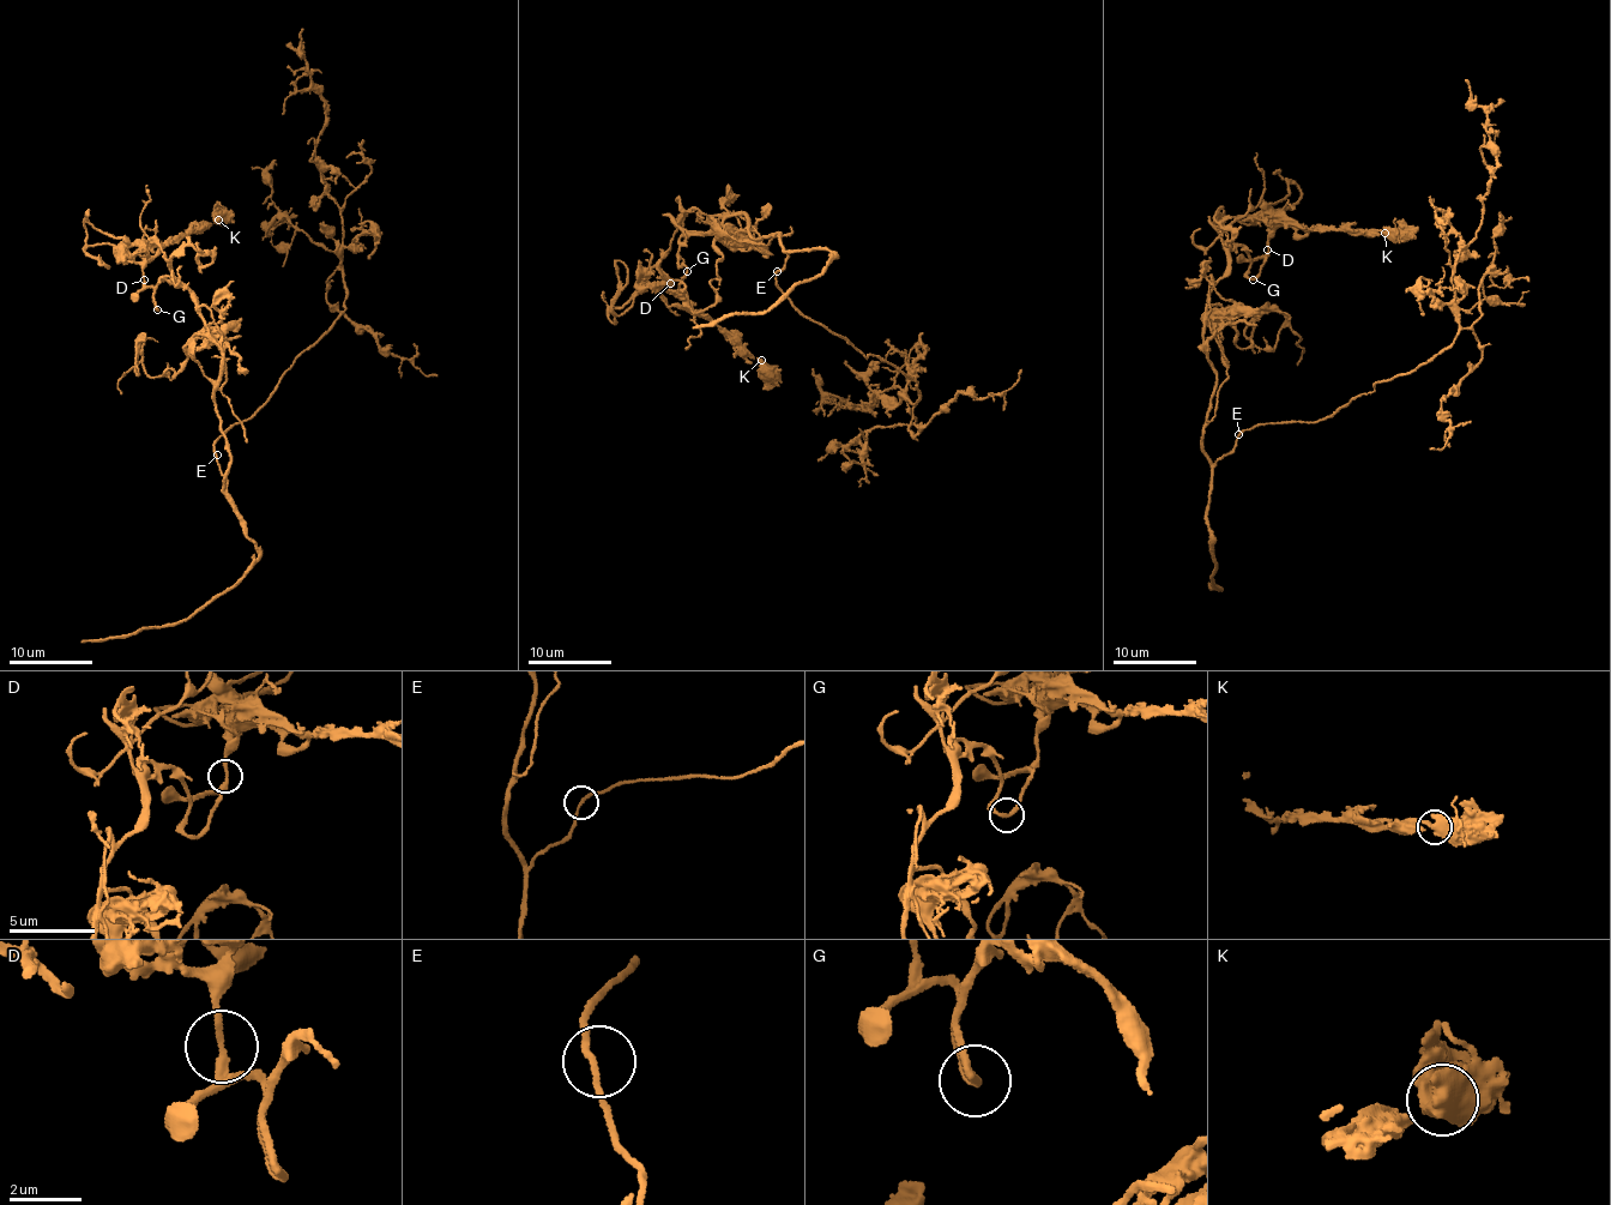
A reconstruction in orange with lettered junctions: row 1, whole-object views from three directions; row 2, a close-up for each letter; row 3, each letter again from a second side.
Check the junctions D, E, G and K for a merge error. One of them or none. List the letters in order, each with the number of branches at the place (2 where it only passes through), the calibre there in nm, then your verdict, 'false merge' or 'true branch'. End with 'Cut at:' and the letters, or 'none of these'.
D: branches 2; calibre 240 nm; true branch
E: branches 2; calibre 160 nm; true branch
G: branches 2; calibre 190 nm; true branch
K: branches 2; calibre 500 nm; true branch
Cut at: none of these

